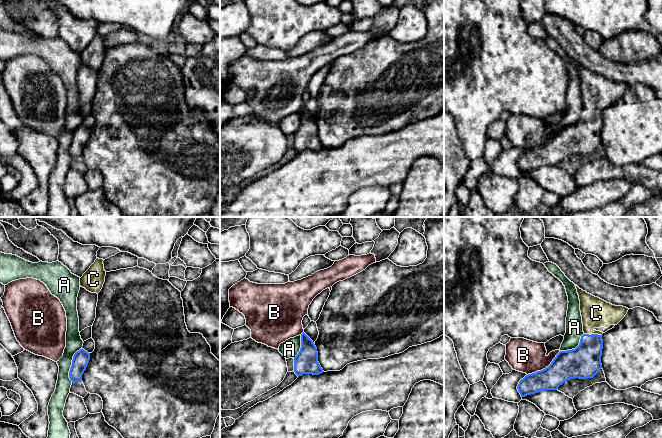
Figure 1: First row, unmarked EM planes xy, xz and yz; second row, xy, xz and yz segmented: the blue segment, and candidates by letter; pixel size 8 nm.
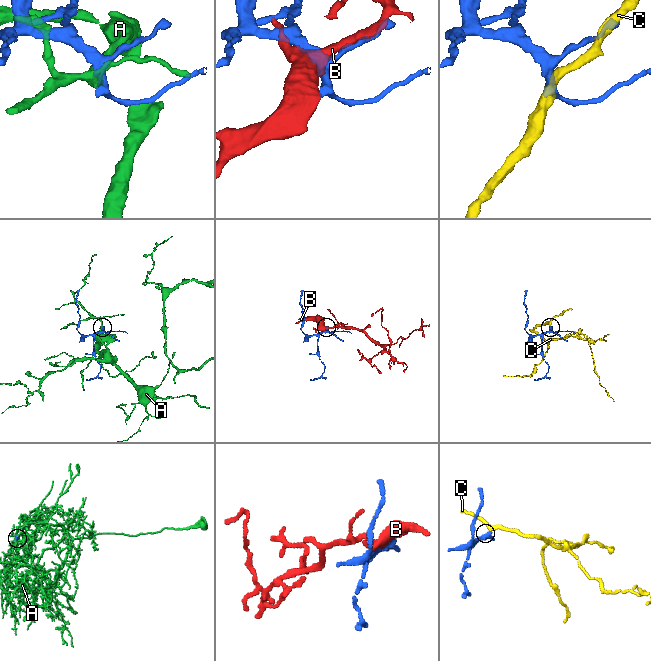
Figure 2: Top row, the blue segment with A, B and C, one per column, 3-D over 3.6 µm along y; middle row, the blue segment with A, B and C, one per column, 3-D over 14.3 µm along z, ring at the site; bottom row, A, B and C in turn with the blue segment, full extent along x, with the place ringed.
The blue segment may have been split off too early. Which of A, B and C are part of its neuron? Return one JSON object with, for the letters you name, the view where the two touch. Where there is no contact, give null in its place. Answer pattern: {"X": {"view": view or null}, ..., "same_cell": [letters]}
{"C": {"view": "yz"}, "same_cell": ["C"]}

